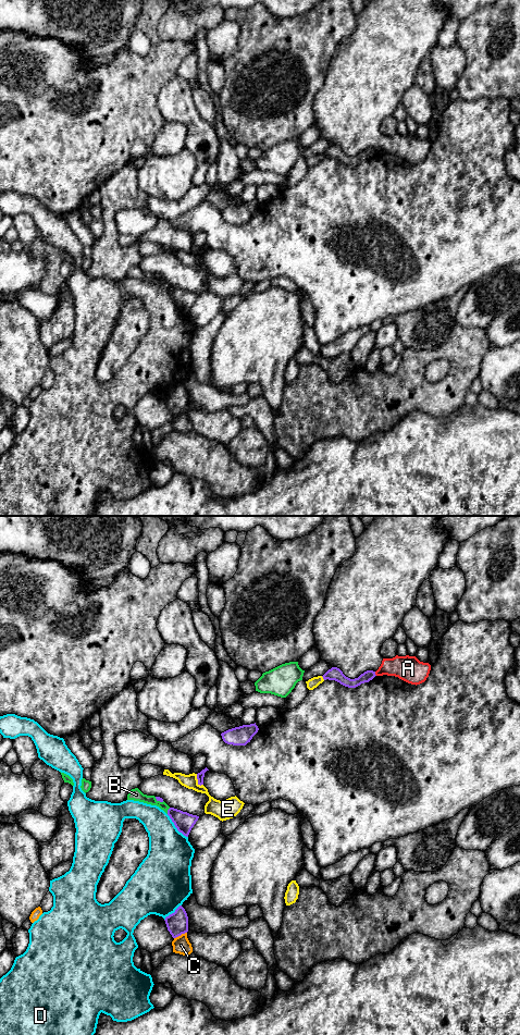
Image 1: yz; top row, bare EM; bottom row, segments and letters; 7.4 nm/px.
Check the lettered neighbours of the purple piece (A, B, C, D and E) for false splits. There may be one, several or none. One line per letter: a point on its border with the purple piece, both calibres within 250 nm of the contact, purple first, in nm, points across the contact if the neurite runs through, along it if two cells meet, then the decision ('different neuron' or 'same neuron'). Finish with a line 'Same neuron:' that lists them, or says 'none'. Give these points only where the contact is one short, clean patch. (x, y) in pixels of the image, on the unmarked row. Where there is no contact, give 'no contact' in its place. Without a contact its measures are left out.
A: contact yz (374, 151); calibres 80 and 190 nm; different neuron
B: contact yz (168, 288); calibres 150 and 80 nm; different neuron
C: contact yz (180, 413); calibres 160 and 130 nm; different neuron
D: contact yz (175, 304); calibres 150 and 320 nm; different neuron
E: contact yz (198, 258); calibres 50 and 120 nm; different neuron
Same neuron: none

